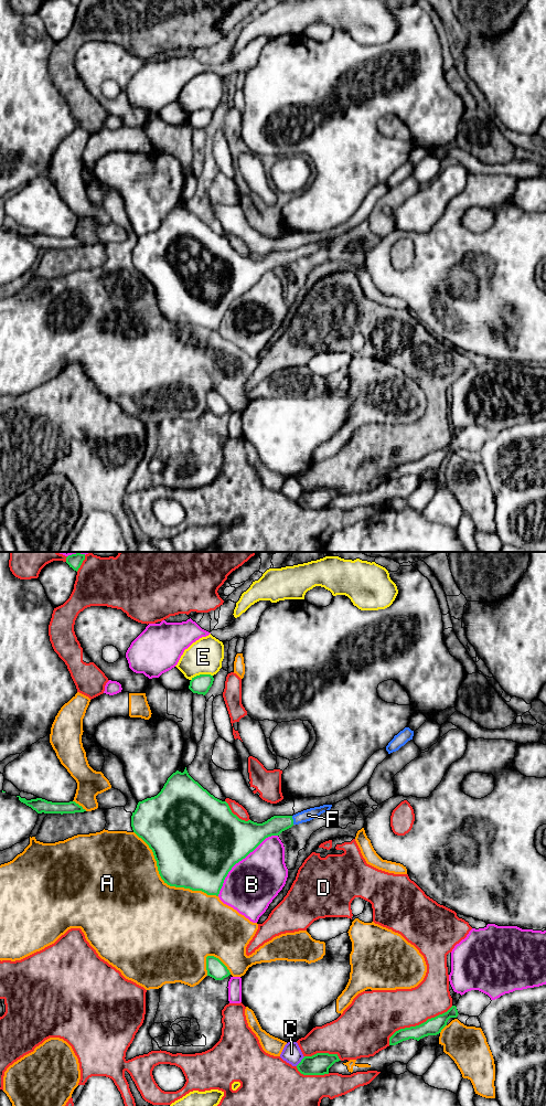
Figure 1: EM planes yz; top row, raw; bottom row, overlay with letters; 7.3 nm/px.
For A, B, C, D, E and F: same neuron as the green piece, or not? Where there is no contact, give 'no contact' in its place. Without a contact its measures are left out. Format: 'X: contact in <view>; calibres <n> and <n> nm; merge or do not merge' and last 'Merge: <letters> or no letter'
A: contact in yz; calibres 460 and 500 nm; do not merge
B: contact in yz; calibres 480 and 380 nm; do not merge
C: contact in yz; calibres 160 and 140 nm; do not merge
D: contact in yz; calibres 130 and 320 nm; do not merge
E: contact in yz; calibres 140 and 260 nm; do not merge
F: contact in yz; calibres 140 and 90 nm; merge
Merge: F

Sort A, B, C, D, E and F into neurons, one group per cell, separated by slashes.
A / B / C / D / E / F

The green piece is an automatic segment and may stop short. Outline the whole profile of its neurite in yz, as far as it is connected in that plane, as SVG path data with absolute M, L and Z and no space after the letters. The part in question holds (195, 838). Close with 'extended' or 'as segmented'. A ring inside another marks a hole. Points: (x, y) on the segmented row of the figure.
M186 767L183 773L176 770L173 773L164 784L161 791L151 798L147 798L142 801L139 801L137 805L136 810L132 812L131 816L131 827L133 832L141 838L152 850L154 859L157 861L157 866L159 874L161 879L170 886L175 887L184 887L190 889L192 891L202 891L206 893L207 895L216 895L218 896L220 891L223 886L224 880L227 876L228 872L232 870L232 868L245 859L250 852L253 852L266 838L271 836L279 836L282 831L291 828L293 825L299 825L302 822L310 821L314 819L315 817L320 816L323 812L328 812L331 809L332 805L323 805L320 807L310 808L307 810L303 810L301 812L298 812L293 816L274 816L267 821L263 823L257 823L251 820L245 821L239 819L236 815L234 815L226 801L222 801L217 798L215 798L213 795L211 795L206 789L204 789L197 781L195 781L188 773Z; extended

